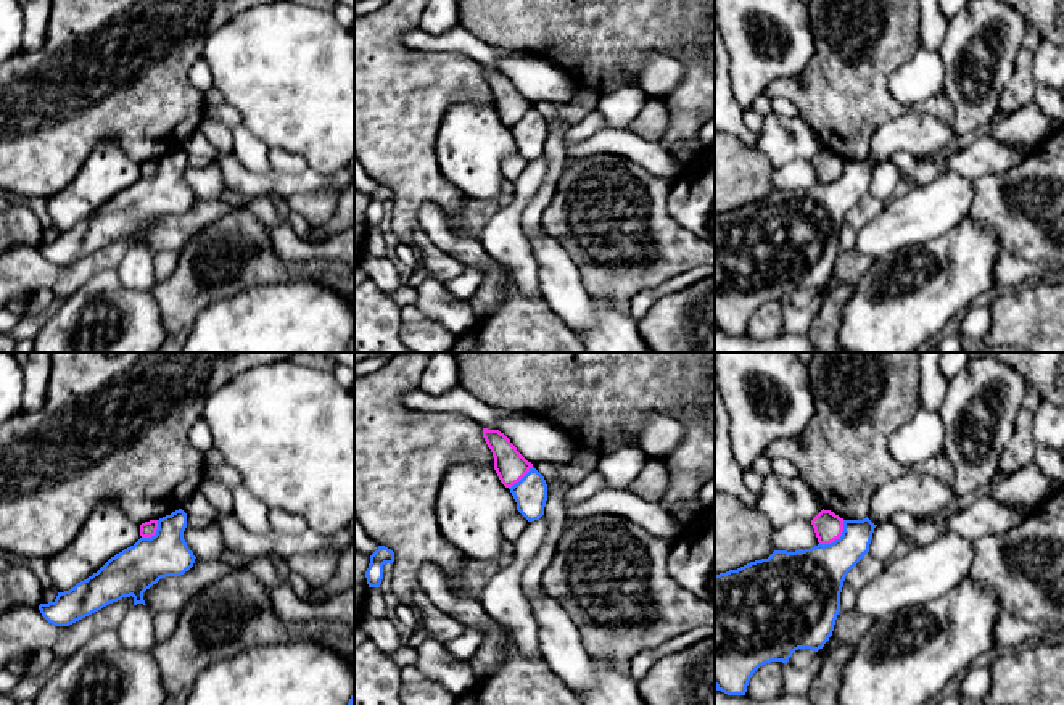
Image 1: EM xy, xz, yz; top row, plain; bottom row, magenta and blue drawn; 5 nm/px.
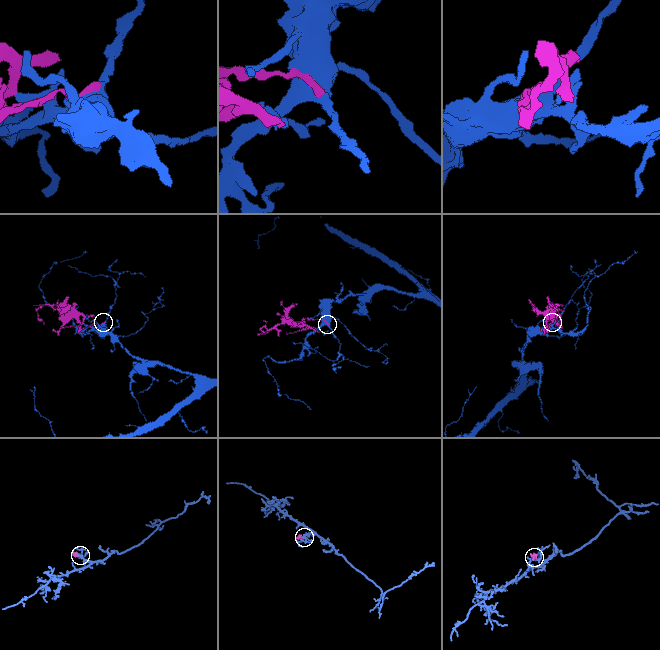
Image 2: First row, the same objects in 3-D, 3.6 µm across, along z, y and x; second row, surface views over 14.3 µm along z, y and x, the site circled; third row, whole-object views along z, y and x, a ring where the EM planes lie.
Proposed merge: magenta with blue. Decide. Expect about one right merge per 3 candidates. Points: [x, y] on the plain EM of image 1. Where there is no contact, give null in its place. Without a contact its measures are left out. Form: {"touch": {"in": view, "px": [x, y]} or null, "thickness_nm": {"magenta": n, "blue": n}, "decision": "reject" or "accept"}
{"touch": {"in": "yz", "px": [837, 177]}, "thickness_nm": {"magenta": 140, "blue": 320}, "decision": "reject"}

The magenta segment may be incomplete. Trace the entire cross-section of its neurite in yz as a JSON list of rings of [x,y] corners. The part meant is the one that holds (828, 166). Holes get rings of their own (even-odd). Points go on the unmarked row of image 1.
[[[821,150],[813,159],[816,177],[819,183],[831,183],[842,175],[843,158],[831,150]]]

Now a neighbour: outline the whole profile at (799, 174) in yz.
[[[797,159],[781,167],[773,167],[771,183],[774,190],[805,190],[818,185],[811,159]]]

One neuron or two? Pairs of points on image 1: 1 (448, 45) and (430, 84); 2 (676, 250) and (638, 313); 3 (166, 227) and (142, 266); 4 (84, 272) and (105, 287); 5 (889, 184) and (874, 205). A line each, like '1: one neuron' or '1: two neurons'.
1: two neurons
2: two neurons
3: two neurons
4: two neurons
5: two neurons

